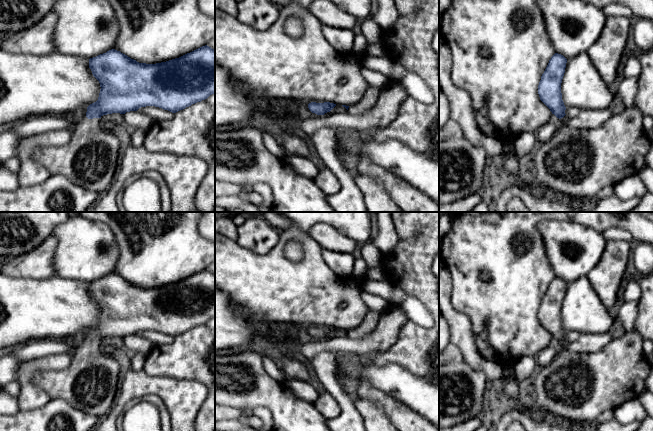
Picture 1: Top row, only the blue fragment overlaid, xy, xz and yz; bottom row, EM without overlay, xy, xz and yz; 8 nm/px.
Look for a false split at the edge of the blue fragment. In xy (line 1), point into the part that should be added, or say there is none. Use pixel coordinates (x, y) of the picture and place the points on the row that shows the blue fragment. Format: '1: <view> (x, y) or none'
1: xy (90, 159)

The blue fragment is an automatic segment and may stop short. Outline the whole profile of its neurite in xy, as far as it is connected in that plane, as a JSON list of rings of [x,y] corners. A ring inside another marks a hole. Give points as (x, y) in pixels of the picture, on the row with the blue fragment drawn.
[[[205,45],[202,46],[190,53],[187,53],[179,58],[175,58],[166,62],[156,63],[156,64],[146,64],[146,63],[139,63],[134,59],[131,59],[127,55],[121,53],[120,51],[117,51],[115,49],[111,49],[107,51],[106,53],[100,54],[96,57],[89,59],[89,68],[92,71],[93,76],[99,81],[100,83],[100,93],[98,100],[92,104],[90,104],[87,107],[86,117],[83,118],[80,122],[76,123],[74,126],[73,131],[71,132],[71,139],[70,141],[62,146],[46,146],[39,150],[37,150],[33,154],[33,158],[36,160],[36,163],[40,169],[48,171],[51,175],[63,175],[67,177],[69,180],[71,180],[73,183],[86,188],[88,190],[92,190],[98,194],[105,193],[113,183],[115,177],[116,177],[116,169],[118,167],[118,157],[119,157],[119,147],[120,147],[120,141],[118,137],[114,134],[113,131],[105,130],[102,127],[102,123],[100,121],[100,118],[103,115],[112,114],[112,113],[120,113],[125,114],[126,112],[130,111],[137,111],[141,107],[146,106],[155,106],[162,108],[164,110],[168,110],[172,113],[176,113],[180,110],[185,109],[186,107],[191,106],[192,104],[195,104],[197,102],[201,102],[202,100],[207,99],[210,95],[215,93],[215,50],[211,47]]]

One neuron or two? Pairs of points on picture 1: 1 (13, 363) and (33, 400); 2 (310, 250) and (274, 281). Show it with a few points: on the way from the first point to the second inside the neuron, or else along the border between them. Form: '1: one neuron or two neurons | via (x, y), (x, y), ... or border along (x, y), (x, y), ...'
1: two neurons | border along (24, 361), (18, 367), (14, 380)
2: one neuron | via (307, 261), (285, 281)

